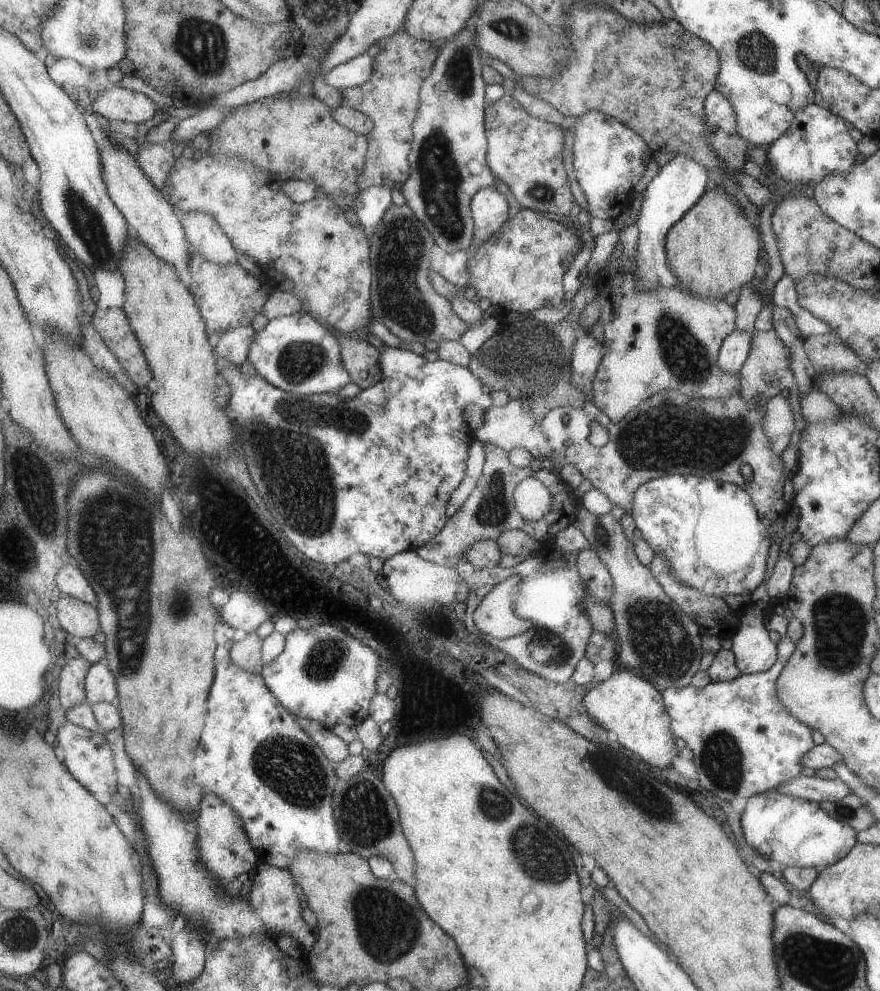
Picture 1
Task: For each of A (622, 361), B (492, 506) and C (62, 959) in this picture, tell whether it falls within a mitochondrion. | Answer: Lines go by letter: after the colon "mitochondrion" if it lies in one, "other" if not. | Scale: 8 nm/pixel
A: other
B: mitochondrion
C: other

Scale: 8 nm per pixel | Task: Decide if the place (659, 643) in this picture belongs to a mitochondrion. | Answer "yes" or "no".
yes

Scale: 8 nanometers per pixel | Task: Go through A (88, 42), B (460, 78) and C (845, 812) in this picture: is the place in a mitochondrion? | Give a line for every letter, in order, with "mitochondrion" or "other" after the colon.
A: mitochondrion
B: mitochondrion
C: mitochondrion

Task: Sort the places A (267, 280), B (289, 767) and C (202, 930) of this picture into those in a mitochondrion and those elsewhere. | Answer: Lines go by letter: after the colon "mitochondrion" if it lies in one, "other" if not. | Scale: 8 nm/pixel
A: other
B: mitochondrion
C: other

